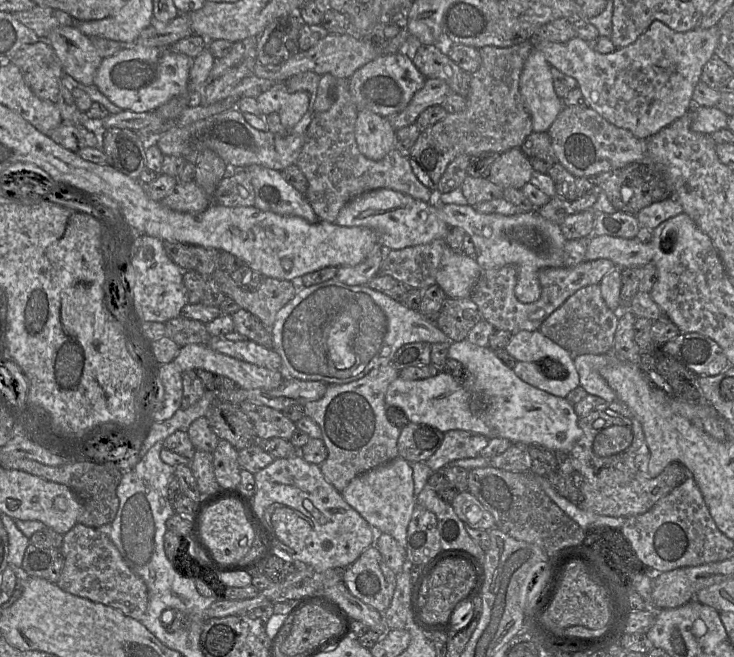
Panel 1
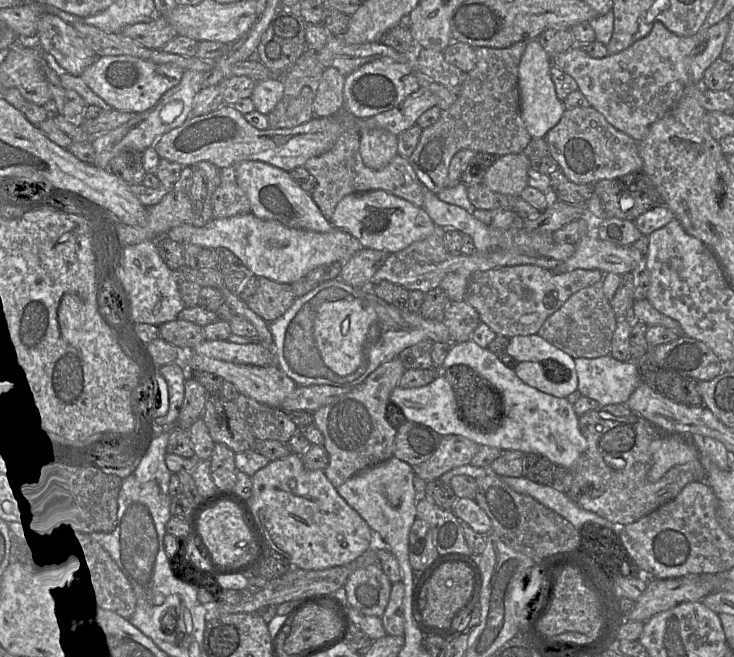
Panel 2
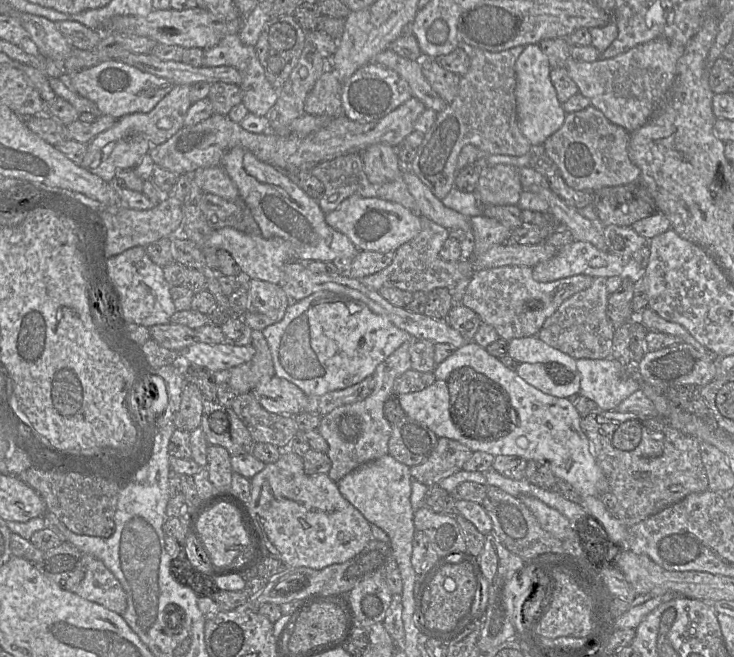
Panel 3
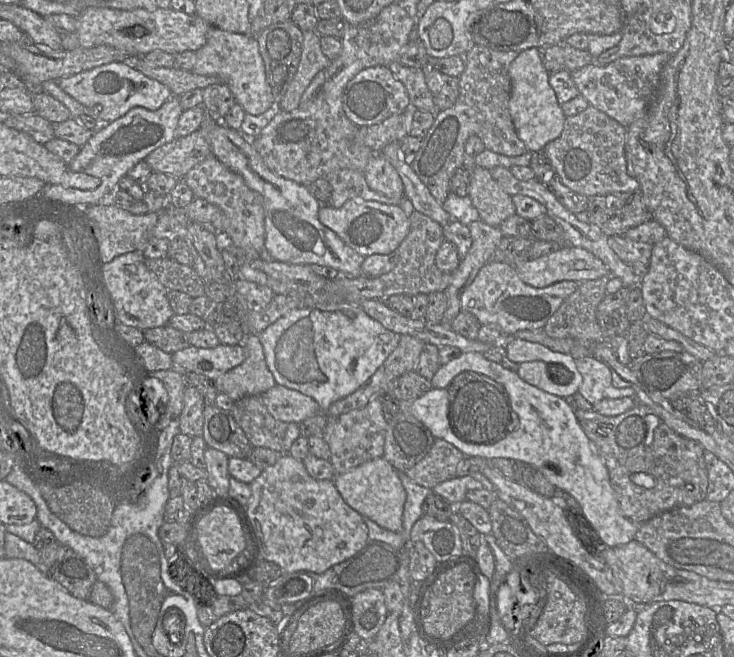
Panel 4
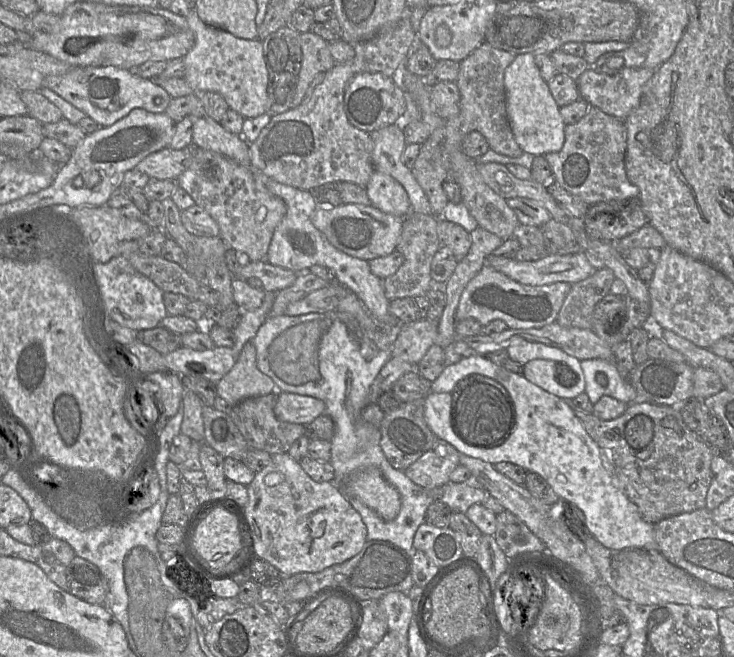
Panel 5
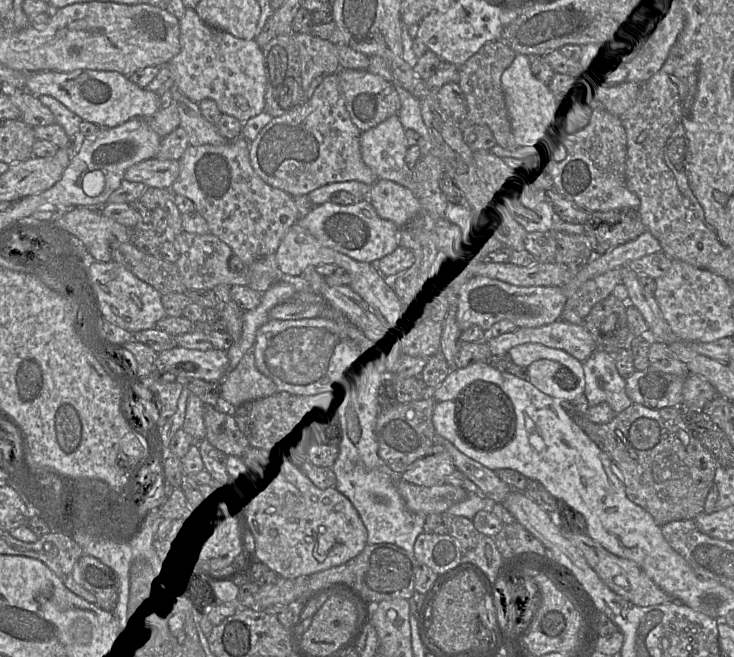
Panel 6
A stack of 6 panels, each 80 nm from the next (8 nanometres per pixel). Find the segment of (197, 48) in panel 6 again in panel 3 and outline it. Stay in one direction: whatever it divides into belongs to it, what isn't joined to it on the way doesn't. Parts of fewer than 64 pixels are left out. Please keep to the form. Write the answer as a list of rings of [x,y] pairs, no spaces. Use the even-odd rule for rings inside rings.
[[[238,34],[227,35],[216,46],[204,50],[202,66],[234,67],[241,75],[240,87],[243,90],[242,103],[246,106],[249,113],[257,116],[267,116],[279,97],[279,92],[272,87],[265,75],[264,68],[258,59],[255,46],[244,45]]]

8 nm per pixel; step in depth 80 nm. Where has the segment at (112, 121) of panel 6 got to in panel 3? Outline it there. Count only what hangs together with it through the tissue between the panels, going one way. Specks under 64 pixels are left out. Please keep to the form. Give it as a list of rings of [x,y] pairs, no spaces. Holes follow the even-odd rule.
[[[108,59],[68,75],[68,83],[76,93],[93,101],[102,115],[116,119],[136,112],[150,112],[175,86],[169,79],[144,72],[118,59]]]

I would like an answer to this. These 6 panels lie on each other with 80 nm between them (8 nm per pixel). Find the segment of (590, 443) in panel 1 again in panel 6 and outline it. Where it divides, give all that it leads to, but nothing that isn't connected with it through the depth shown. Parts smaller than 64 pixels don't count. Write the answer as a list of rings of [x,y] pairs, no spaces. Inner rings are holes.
[[[559,400],[575,423],[604,452],[621,477],[630,501],[646,510],[660,527],[678,520],[694,519],[703,512],[713,485],[717,463],[695,438],[684,418],[684,409],[651,409],[632,403],[609,423],[596,424],[577,414],[570,400]]]

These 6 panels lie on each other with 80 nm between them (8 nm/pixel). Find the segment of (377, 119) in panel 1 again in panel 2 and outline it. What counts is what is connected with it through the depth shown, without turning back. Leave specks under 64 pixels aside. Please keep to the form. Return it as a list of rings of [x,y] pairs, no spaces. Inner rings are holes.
[[[384,129],[362,132],[359,144],[364,165],[373,170],[384,168],[398,155],[397,136]]]

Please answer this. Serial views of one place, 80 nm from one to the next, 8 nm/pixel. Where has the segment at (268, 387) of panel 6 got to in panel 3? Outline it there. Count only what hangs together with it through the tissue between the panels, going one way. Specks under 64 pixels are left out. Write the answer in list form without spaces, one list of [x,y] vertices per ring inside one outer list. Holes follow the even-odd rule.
[[[253,330],[251,334],[251,345],[255,348],[255,355],[253,358],[239,366],[233,367],[229,370],[224,370],[222,372],[215,372],[215,373],[222,373],[225,381],[227,384],[231,387],[231,389],[235,392],[236,396],[240,394],[245,394],[248,392],[251,392],[254,388],[261,384],[267,383],[273,376],[275,376],[275,371],[274,371],[274,366],[273,366],[273,360],[272,360],[272,355],[270,352],[269,345],[267,343],[267,340],[265,339],[263,333],[261,330]]]

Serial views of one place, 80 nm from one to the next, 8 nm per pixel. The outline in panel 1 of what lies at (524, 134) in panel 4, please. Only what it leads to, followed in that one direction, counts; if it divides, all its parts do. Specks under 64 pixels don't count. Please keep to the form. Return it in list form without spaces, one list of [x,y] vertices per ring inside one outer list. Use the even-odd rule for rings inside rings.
[[[533,48],[525,61],[520,76],[520,92],[525,106],[531,114],[532,130],[534,132],[548,131],[564,107],[562,99],[557,96],[554,90],[550,67],[544,54]]]

